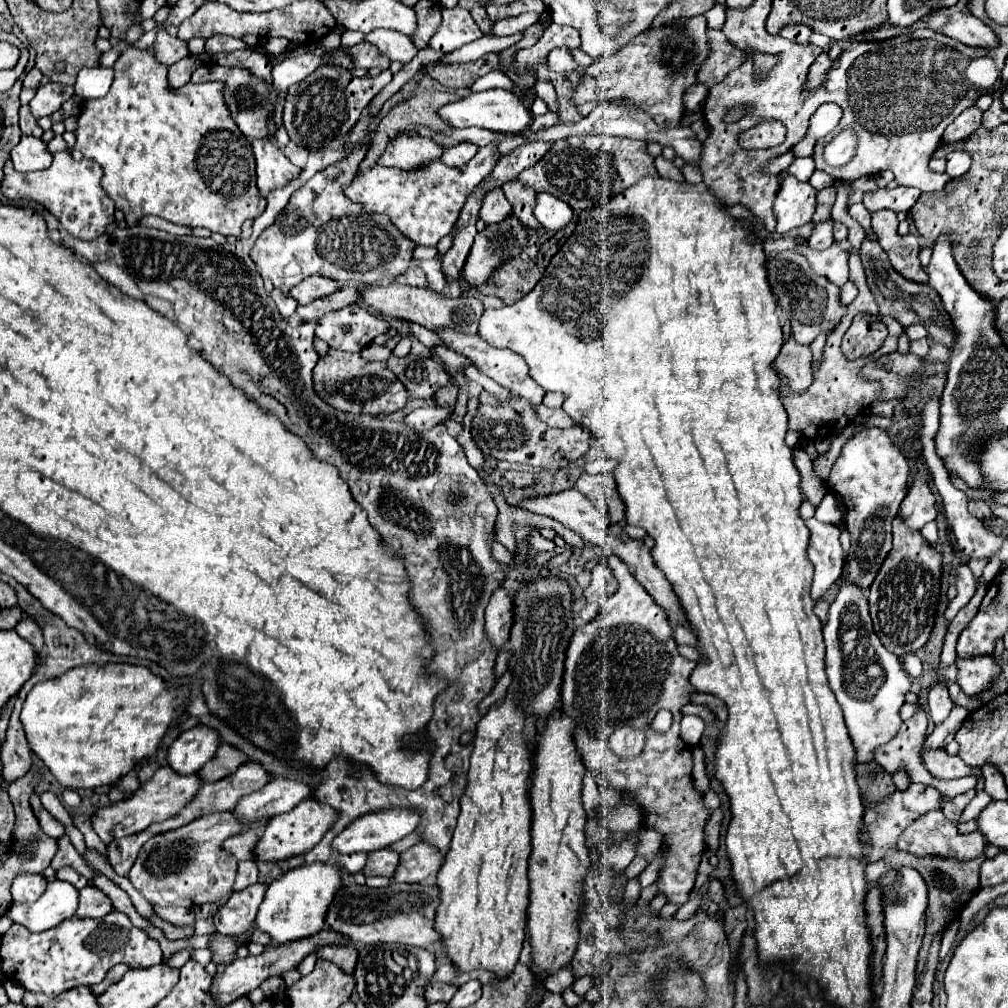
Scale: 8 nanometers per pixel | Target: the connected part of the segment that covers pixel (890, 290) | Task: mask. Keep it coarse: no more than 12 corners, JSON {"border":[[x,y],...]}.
{"border":[[874,239],[860,247],[882,315],[926,325],[952,345],[954,331],[930,285],[908,281]]}

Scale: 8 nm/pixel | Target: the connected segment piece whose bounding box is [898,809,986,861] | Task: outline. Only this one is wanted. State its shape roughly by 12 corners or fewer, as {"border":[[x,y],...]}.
{"border":[[942,809],[916,819],[898,837],[914,855],[968,861],[984,855],[978,831],[960,835]]}

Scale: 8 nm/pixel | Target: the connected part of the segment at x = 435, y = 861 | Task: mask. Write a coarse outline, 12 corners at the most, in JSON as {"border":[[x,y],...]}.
{"border":[[416,843],[400,855],[396,883],[420,883],[442,865],[436,847]]}

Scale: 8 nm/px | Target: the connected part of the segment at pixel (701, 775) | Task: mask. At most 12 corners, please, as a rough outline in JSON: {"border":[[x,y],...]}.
{"border":[[700,745],[694,751],[694,783],[700,793],[708,791],[708,771]]}

